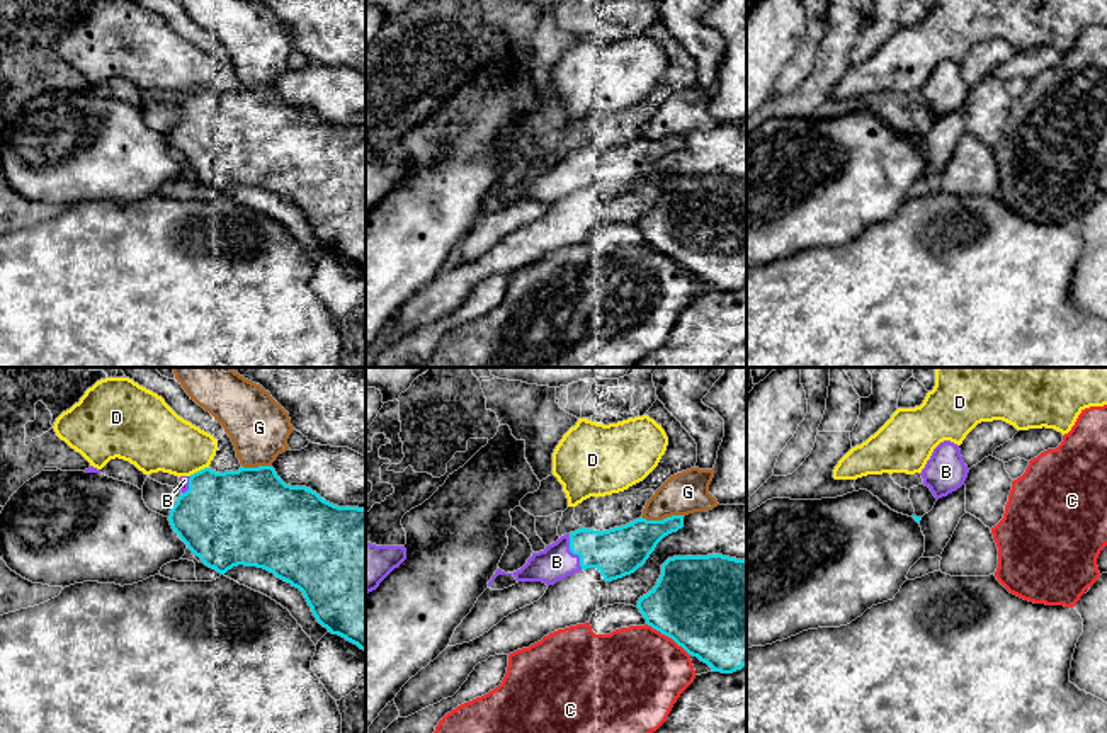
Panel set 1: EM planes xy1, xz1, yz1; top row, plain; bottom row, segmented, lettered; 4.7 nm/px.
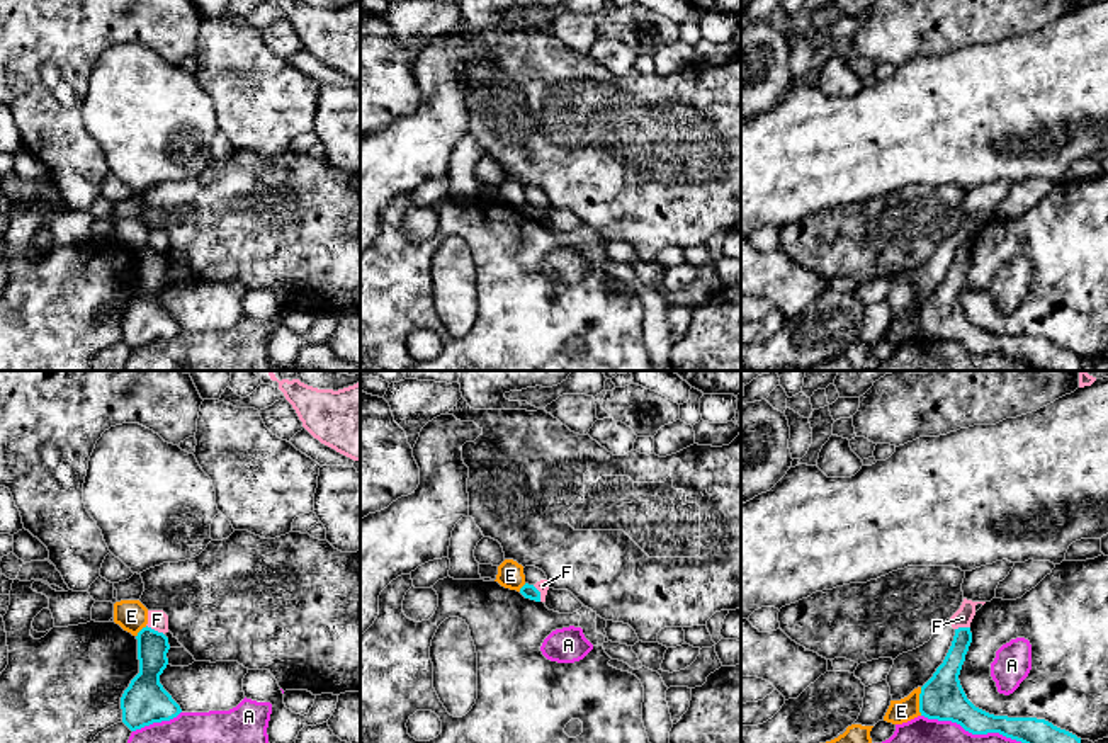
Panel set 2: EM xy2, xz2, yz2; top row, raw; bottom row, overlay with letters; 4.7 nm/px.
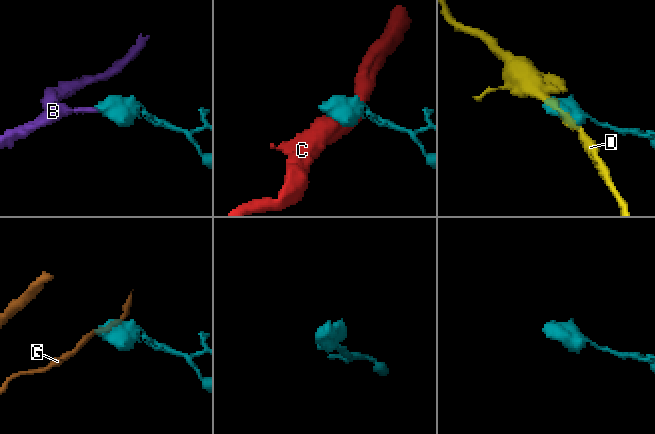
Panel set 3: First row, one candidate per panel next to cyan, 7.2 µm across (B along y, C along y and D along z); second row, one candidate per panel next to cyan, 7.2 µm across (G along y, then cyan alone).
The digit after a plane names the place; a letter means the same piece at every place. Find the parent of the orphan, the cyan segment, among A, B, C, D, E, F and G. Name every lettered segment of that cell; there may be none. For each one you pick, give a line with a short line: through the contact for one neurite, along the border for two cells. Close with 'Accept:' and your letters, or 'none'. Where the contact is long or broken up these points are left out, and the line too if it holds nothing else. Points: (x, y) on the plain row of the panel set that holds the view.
B: line xz1 (619, 170), (573, 172), (556, 181)
Accept: B

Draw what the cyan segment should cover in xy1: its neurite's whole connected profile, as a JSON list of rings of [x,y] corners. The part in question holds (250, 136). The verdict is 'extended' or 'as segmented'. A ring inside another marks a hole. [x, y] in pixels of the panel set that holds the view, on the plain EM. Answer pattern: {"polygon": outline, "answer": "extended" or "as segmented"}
{"polygon": [[[272,85],[216,92],[204,87],[180,95],[180,111],[168,139],[172,148],[201,177],[224,194],[238,184],[257,185],[299,207],[316,240],[366,270],[366,128],[338,126],[306,105],[286,104]]], "answer": "extended"}

